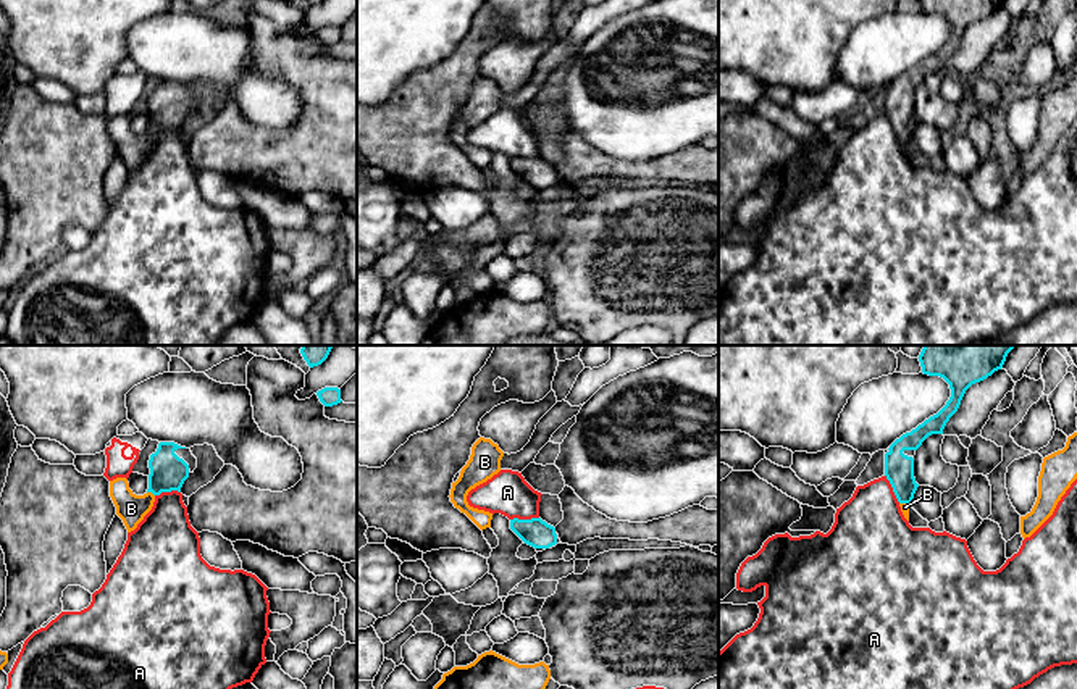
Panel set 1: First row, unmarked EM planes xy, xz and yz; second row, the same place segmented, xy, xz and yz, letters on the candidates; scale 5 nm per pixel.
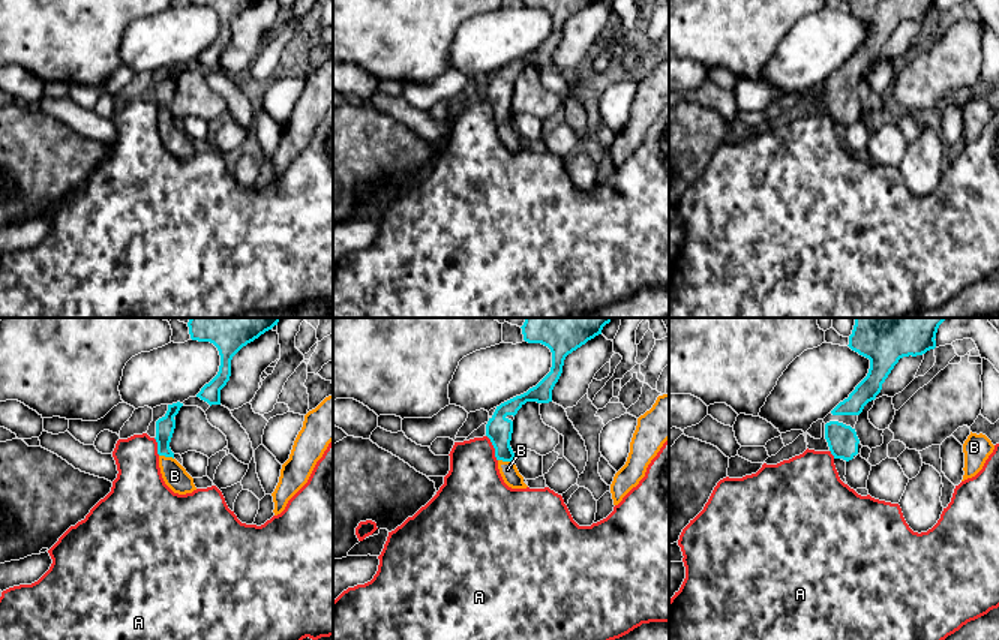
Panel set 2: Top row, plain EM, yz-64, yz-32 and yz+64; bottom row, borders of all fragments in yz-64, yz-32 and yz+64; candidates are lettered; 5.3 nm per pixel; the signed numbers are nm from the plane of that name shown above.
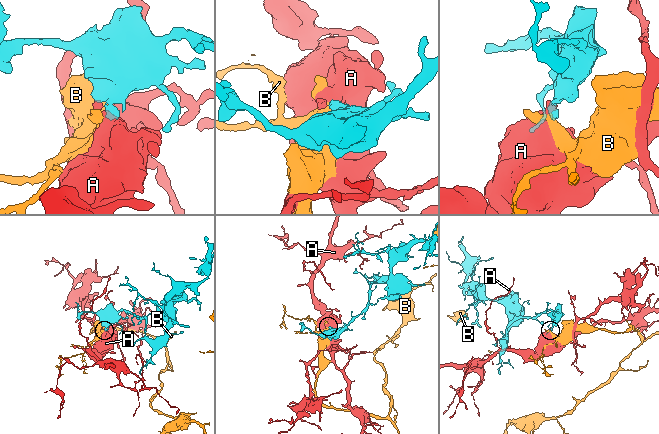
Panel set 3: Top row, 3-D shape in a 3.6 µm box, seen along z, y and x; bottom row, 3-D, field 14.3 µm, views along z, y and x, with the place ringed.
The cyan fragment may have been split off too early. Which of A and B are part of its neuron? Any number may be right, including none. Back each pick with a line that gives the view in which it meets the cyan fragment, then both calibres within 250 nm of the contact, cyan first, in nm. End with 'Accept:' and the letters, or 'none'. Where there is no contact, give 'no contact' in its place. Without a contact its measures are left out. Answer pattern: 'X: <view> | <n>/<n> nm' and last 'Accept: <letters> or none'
B: xy | 180/150 nm
Accept: B

